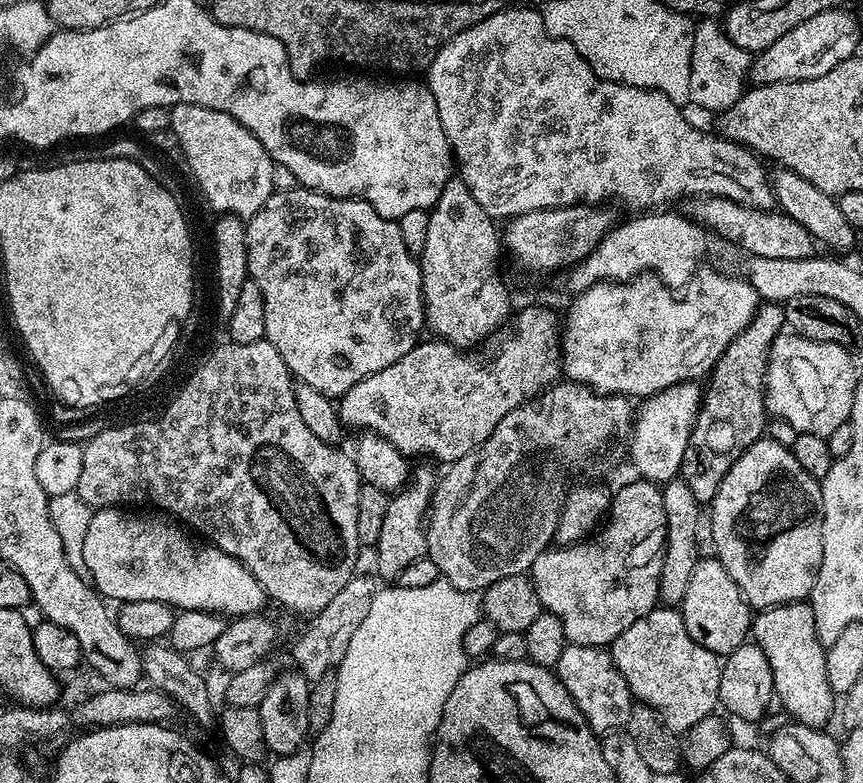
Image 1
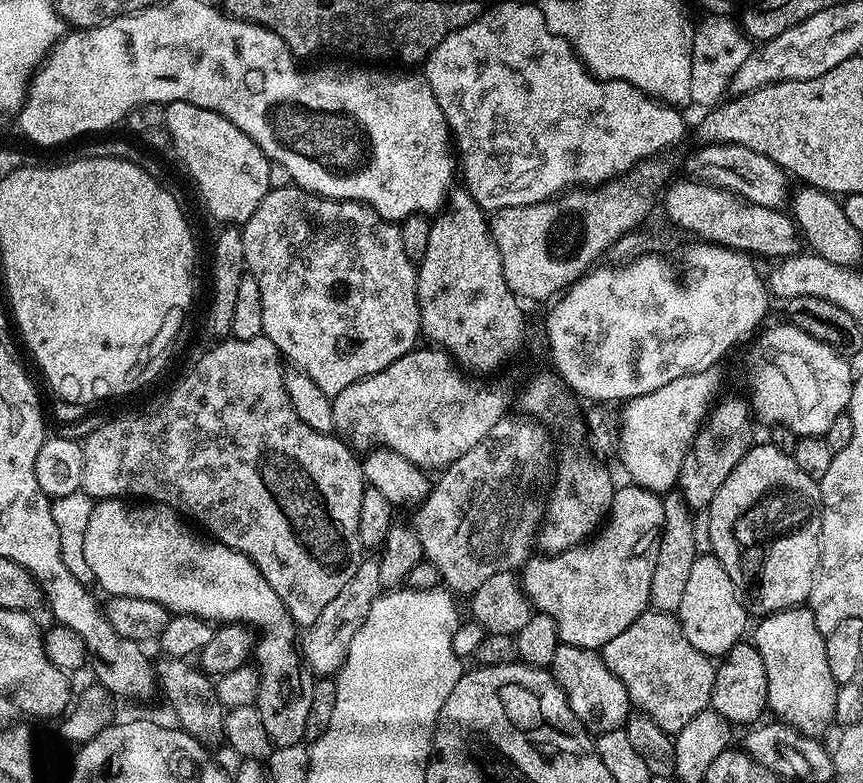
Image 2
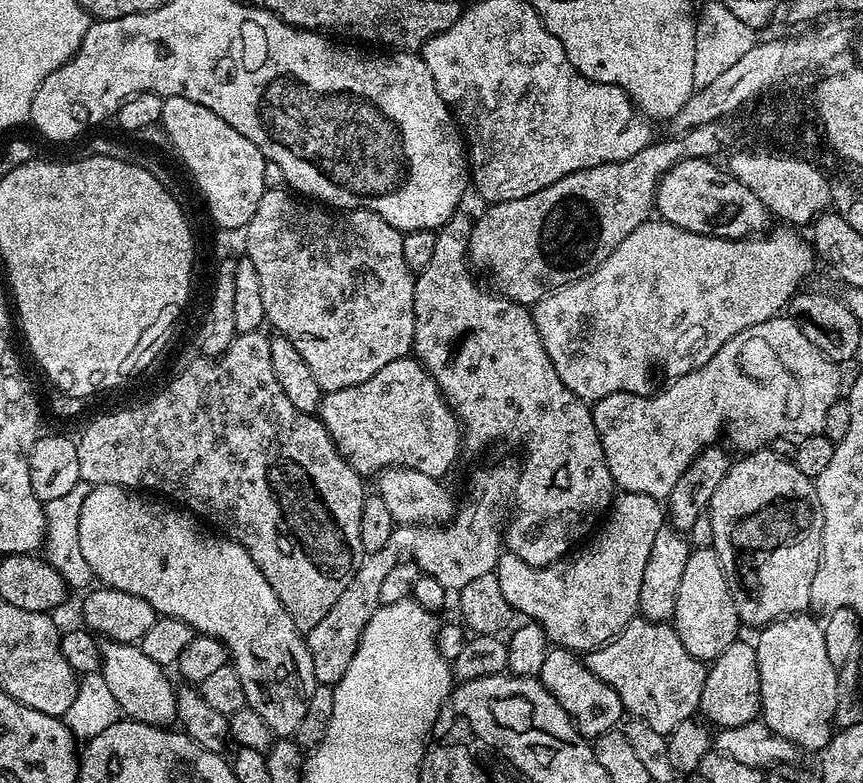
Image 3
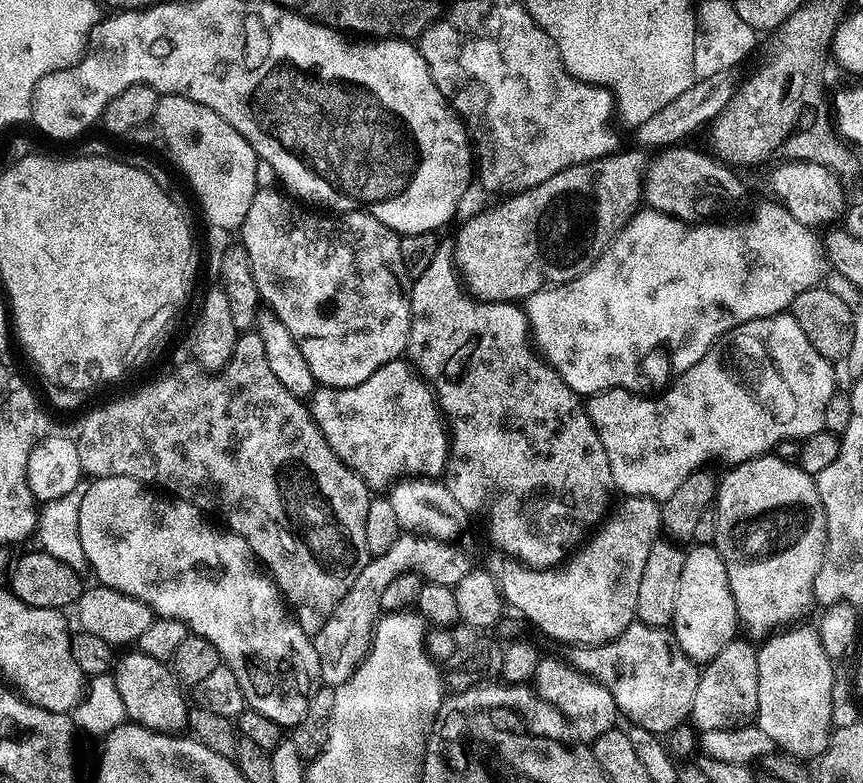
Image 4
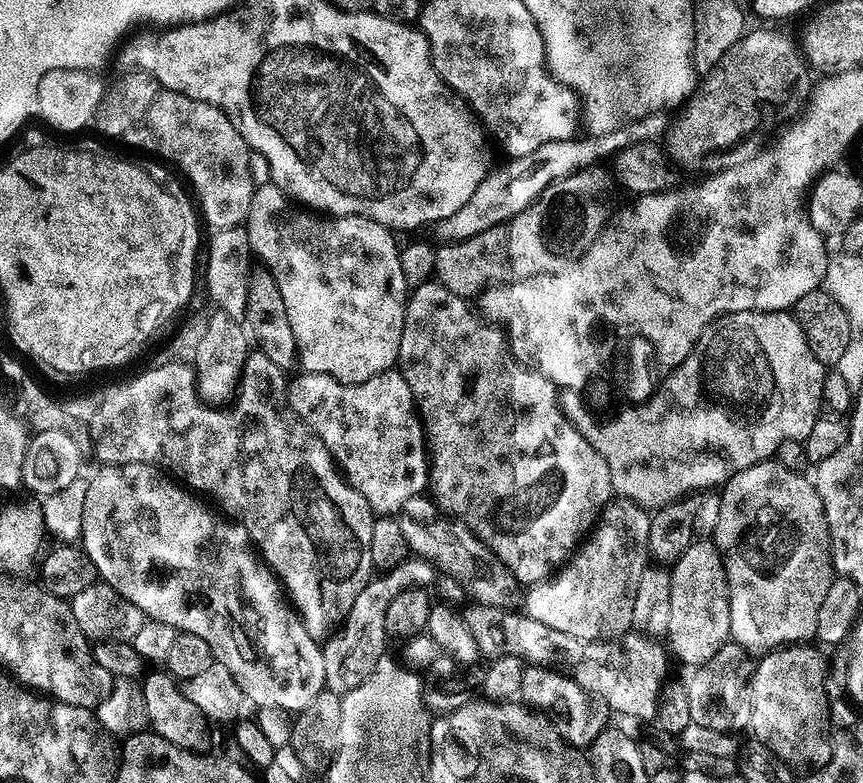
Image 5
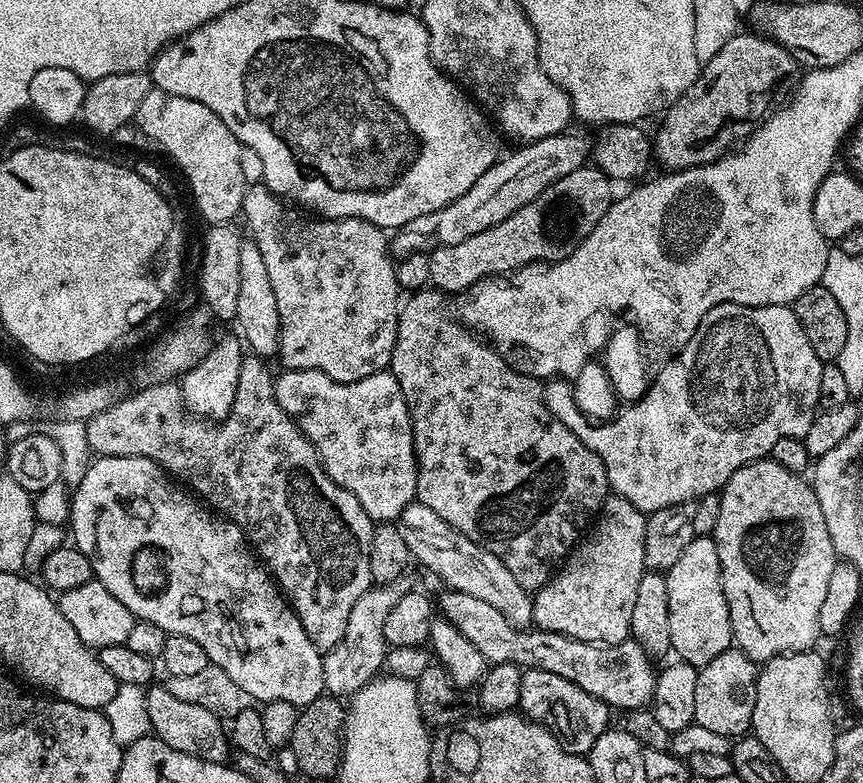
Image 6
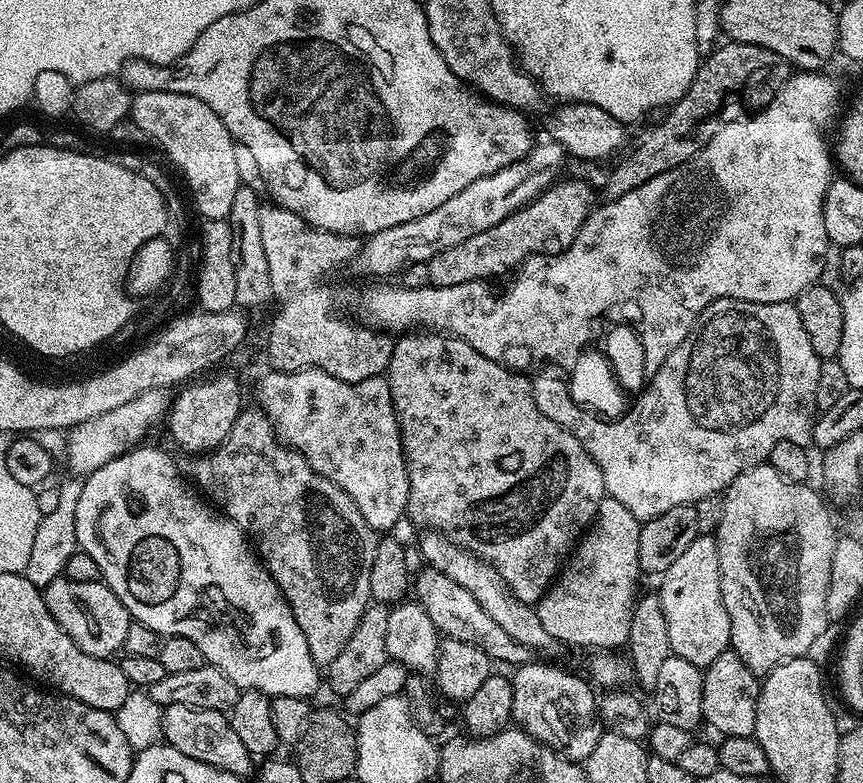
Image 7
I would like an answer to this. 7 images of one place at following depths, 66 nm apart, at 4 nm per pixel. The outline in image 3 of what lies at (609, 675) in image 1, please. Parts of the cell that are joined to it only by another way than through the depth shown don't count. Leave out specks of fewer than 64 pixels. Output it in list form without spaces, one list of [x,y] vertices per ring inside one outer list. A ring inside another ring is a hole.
[[[549,647],[546,662],[542,662],[538,679],[542,682],[542,686],[546,686],[546,690],[554,696],[558,706],[562,706],[566,714],[570,714],[570,718],[576,723],[577,730],[586,737],[595,738],[613,731],[625,715],[616,691],[606,686],[602,678],[595,676],[586,667],[583,659],[571,648]]]

